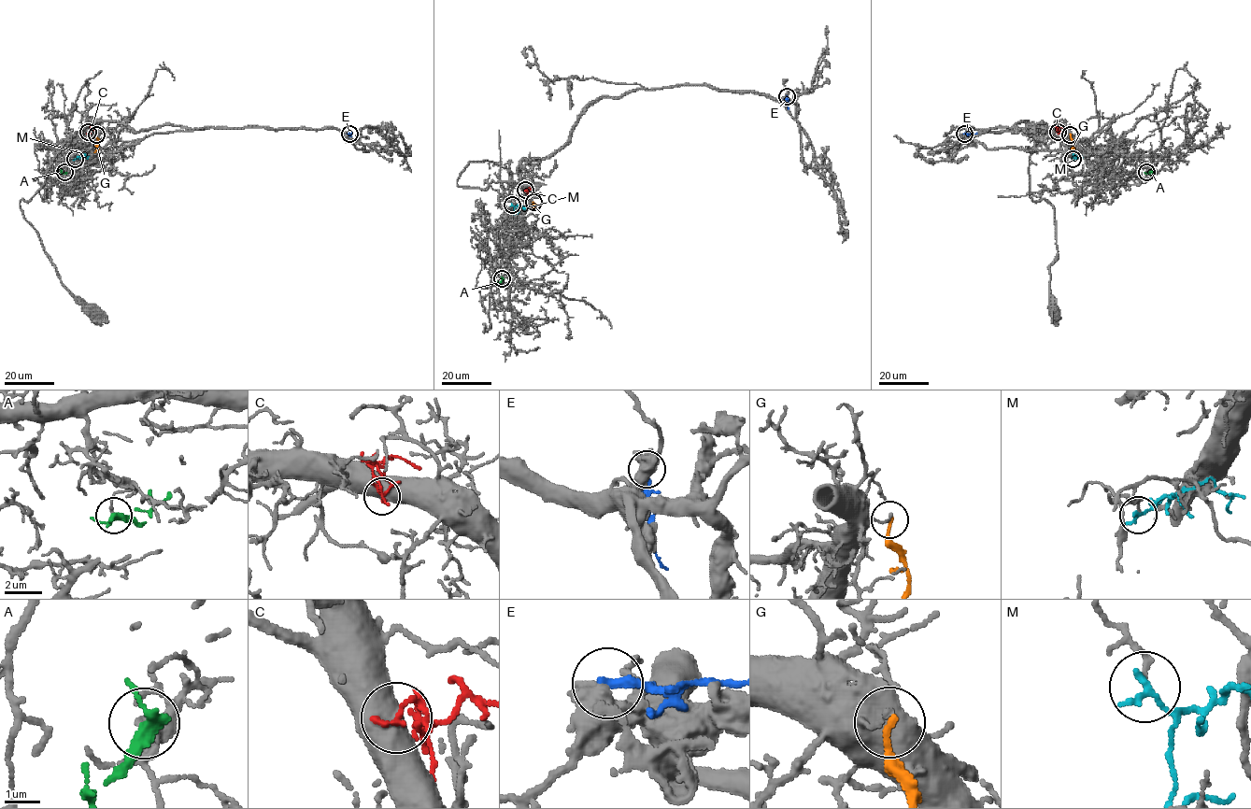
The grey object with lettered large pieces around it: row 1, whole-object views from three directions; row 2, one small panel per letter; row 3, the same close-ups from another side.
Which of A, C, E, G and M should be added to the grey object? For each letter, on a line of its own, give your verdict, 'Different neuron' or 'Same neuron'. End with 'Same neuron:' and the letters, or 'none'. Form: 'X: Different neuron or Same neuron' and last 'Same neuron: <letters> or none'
A: Different neuron
C: Different neuron
E: Different neuron
G: Different neuron
M: Different neuron
Same neuron: none

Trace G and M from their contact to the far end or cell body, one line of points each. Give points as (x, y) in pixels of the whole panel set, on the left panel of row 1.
G: (96, 134), (98, 145), (94, 152)
M: (75, 159), (83, 154), (89, 156)

